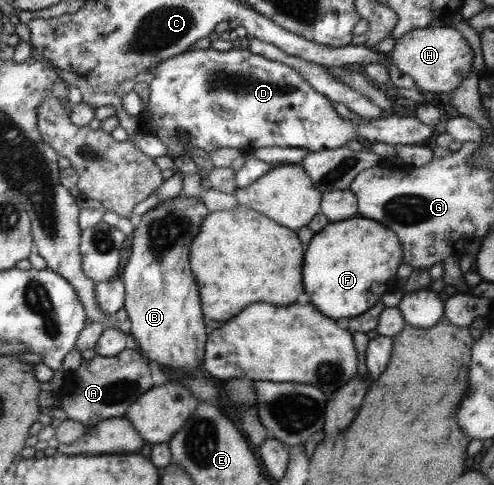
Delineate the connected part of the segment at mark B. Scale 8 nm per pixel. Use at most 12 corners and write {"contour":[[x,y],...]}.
{"contour":[[197,197],[135,221],[121,273],[129,334],[189,378],[207,343],[190,245]]}

